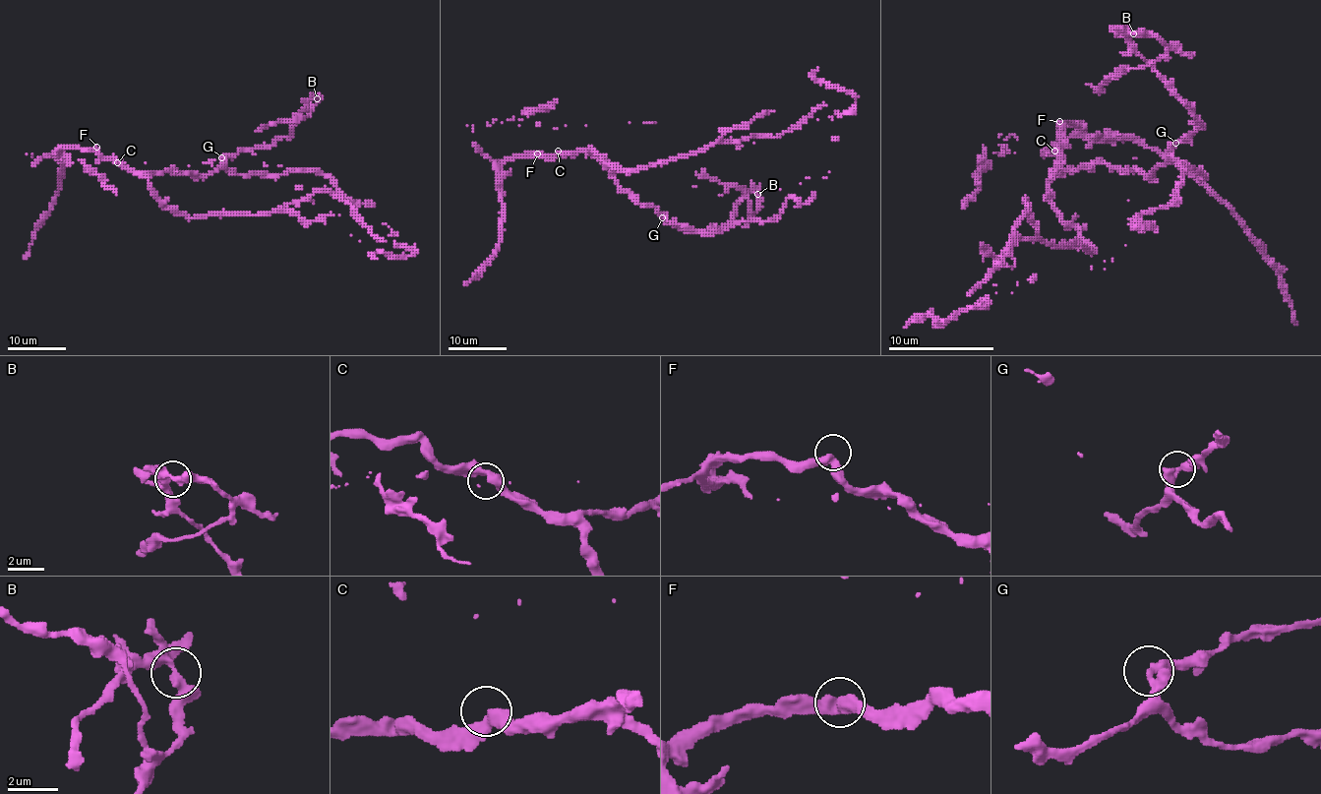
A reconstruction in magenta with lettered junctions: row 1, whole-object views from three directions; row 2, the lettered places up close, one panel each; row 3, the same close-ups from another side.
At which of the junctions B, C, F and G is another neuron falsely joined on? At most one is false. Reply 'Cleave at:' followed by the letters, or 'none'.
Cleave at: B

